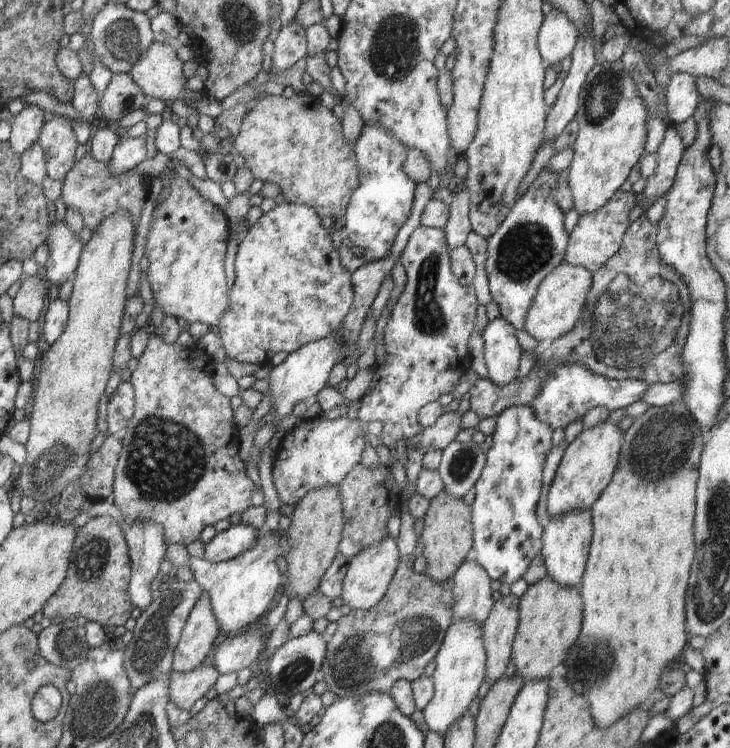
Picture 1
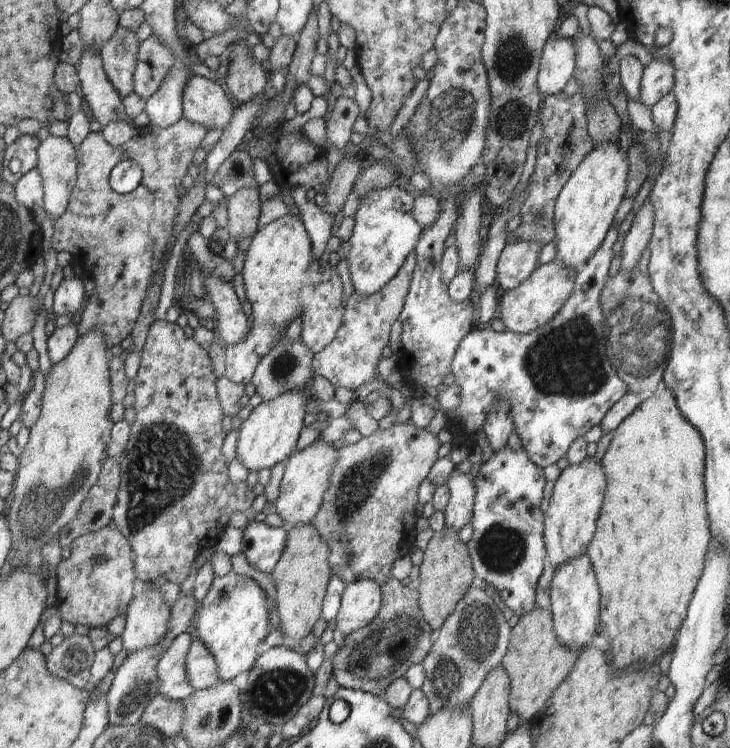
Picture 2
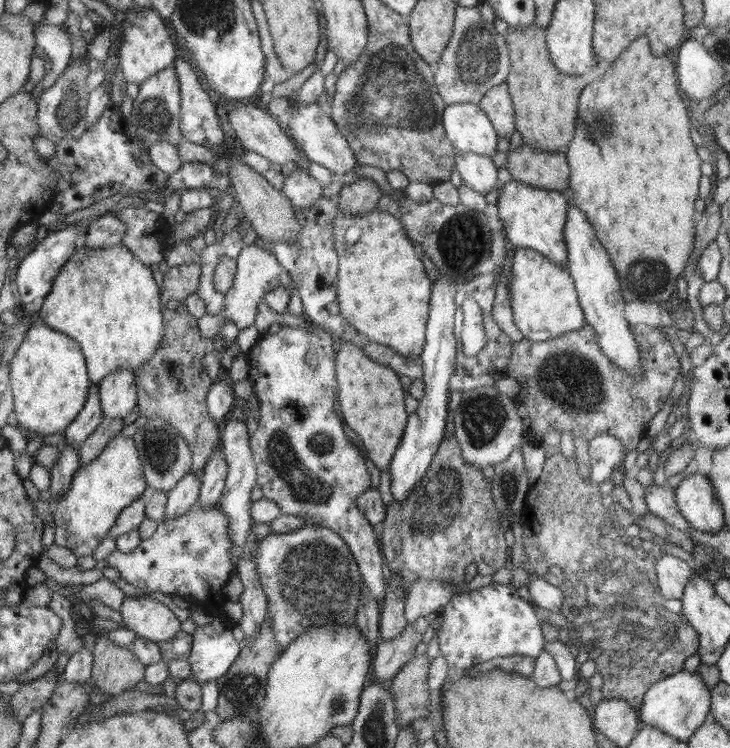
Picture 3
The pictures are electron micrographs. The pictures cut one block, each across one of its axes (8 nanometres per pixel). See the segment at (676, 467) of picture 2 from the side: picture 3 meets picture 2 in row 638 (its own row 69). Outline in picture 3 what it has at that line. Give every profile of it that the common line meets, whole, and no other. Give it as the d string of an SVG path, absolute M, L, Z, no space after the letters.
M639 36L636 40L633 40L626 50L623 50L620 53L620 56L616 57L616 60L611 63L610 67L606 70L606 73L602 74L600 77L595 79L593 82L587 83L587 85L582 89L581 95L579 96L578 101L578 110L577 117L575 118L576 128L574 129L574 136L568 145L567 151L565 152L565 156L567 157L568 167L570 168L570 184L569 188L572 190L572 200L574 200L574 206L576 208L580 208L580 212L584 212L584 216L586 216L586 220L588 223L592 225L592 228L595 232L595 236L597 240L602 244L602 247L607 251L609 259L617 272L621 289L623 292L623 297L627 302L635 302L639 299L641 301L655 301L658 305L662 306L662 309L667 310L676 302L676 284L678 280L678 276L683 273L687 273L688 264L689 264L689 256L694 251L694 240L695 240L695 226L694 224L694 212L695 212L695 202L699 198L699 183L702 178L701 174L701 164L703 161L698 157L698 153L696 152L696 146L692 144L692 138L690 137L690 109L687 108L687 99L684 97L680 88L678 86L678 78L676 73L676 51L673 51L666 56L652 56L651 48L648 42L647 36Z

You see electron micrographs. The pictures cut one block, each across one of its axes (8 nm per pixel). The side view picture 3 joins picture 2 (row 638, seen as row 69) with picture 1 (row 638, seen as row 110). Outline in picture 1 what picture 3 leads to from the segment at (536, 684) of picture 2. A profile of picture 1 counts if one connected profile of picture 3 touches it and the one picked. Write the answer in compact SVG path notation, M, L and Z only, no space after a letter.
M550 575L529 584L519 602L519 619L511 660L524 682L550 679L554 666L566 664L568 654L581 631L583 600L576 587L563 587Z

